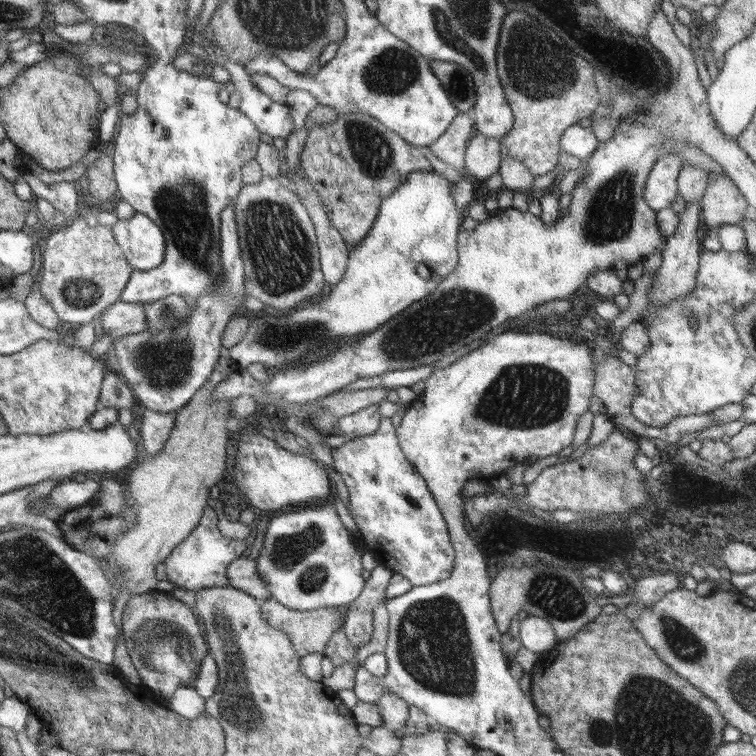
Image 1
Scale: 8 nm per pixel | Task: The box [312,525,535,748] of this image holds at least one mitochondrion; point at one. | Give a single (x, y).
(434, 651)

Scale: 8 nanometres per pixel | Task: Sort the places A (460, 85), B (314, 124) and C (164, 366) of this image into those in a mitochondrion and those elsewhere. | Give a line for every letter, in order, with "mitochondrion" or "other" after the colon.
A: mitochondrion
B: other
C: mitochondrion

